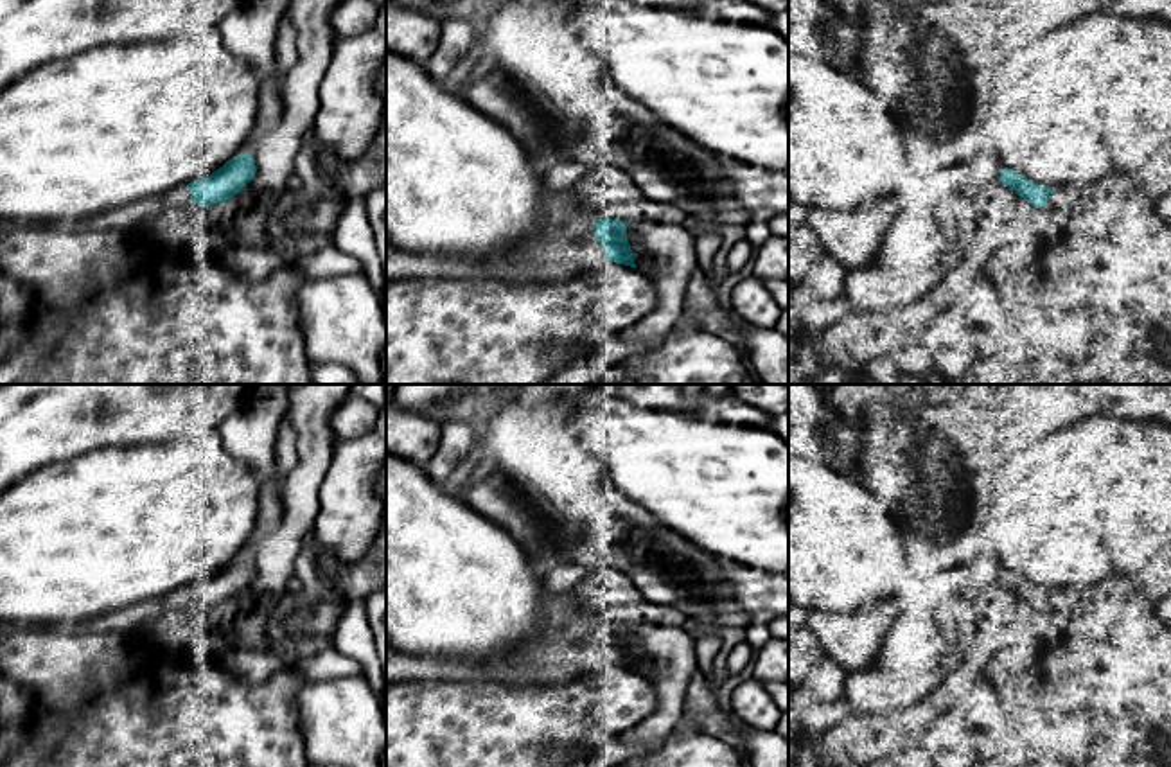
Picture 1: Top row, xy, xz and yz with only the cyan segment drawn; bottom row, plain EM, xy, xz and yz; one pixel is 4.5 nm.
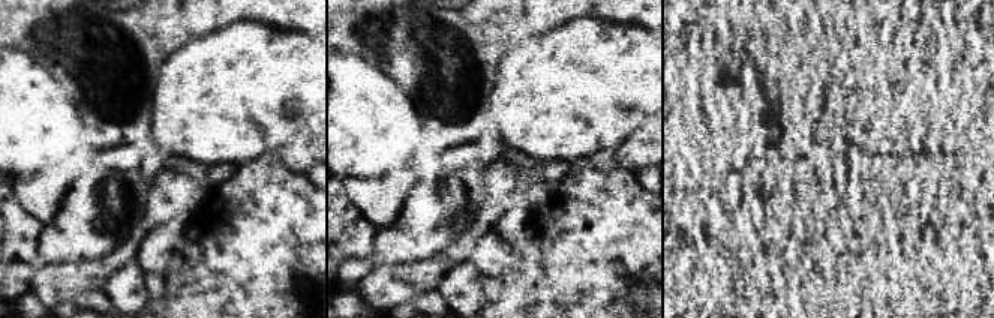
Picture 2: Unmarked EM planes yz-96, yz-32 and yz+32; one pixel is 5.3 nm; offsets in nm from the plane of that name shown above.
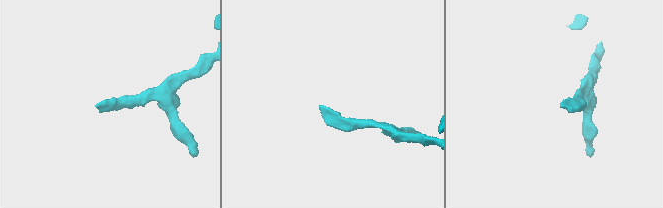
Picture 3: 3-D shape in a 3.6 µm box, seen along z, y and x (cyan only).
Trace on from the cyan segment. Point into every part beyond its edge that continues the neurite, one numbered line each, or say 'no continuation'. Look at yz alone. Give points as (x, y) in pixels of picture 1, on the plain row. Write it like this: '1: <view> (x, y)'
1: yz (1062, 600)

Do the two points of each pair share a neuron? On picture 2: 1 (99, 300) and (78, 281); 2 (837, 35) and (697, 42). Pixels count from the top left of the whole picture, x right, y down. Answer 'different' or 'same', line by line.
1: different
2: same

